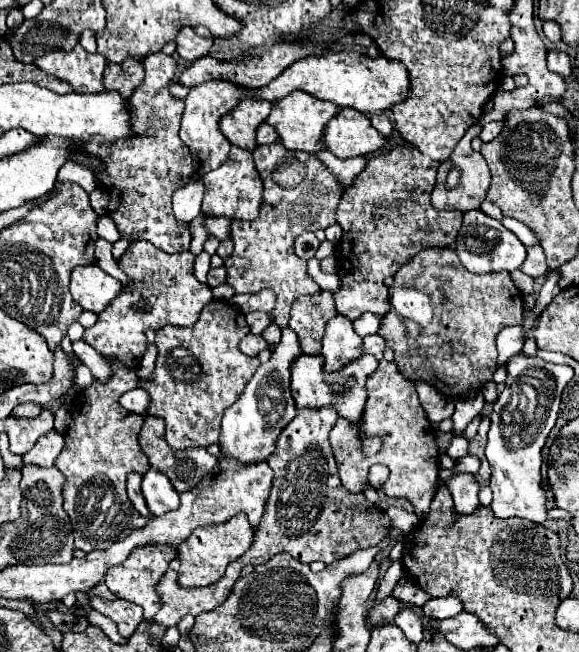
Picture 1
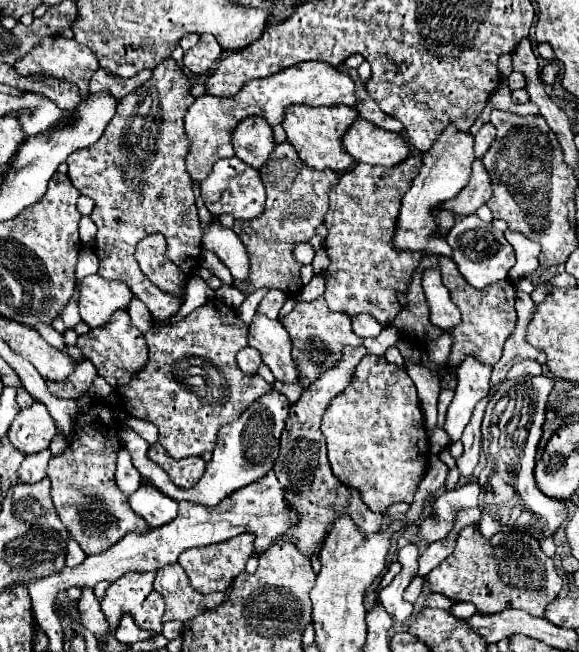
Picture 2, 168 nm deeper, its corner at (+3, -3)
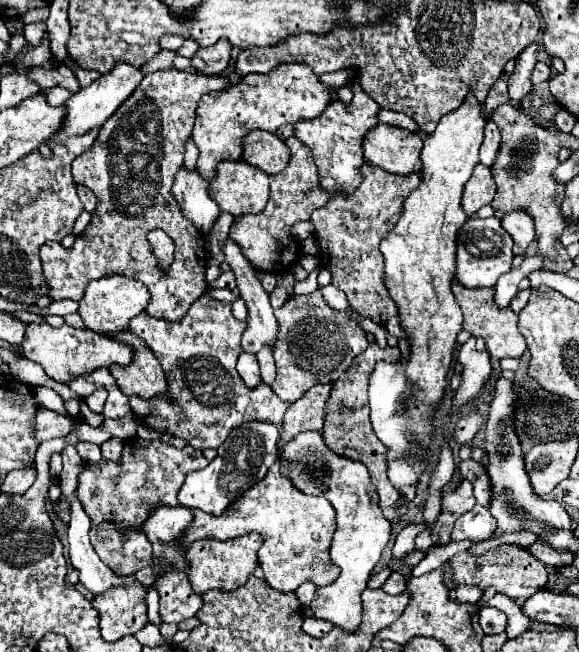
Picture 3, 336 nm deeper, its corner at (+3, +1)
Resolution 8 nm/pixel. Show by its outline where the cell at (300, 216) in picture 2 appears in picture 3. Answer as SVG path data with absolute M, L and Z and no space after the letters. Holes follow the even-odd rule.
M290 136L286 144L292 152L292 158L288 168L282 174L270 176L268 206L262 210L262 214L234 218L228 234L228 238L232 238L240 246L242 254L250 260L250 264L262 272L290 270L290 266L298 260L300 252L298 252L298 242L290 236L288 228L294 222L310 220L310 214L316 208L322 208L330 198L326 192L322 192L318 184L318 170L310 156L310 148L306 148L306 144L302 144L296 136Z

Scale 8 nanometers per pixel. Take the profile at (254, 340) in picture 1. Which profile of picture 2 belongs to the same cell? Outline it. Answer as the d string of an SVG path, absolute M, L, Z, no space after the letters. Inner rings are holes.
M248 346L238 352L236 360L238 360L238 366L240 366L244 372L248 372L248 374L254 374L254 372L258 370L258 364L262 362L260 356L258 356L258 352L254 352L254 348L248 348Z

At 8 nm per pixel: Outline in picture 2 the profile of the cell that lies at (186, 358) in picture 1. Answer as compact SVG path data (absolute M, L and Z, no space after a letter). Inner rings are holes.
M216 298L196 308L190 316L174 326L164 326L160 332L146 332L146 342L150 348L146 368L142 368L142 372L138 372L134 380L122 386L118 390L118 396L130 416L148 420L158 428L158 442L174 460L212 452L220 426L234 422L256 398L272 388L262 376L246 374L238 368L236 354L240 348L248 346L246 336L248 324L240 320L238 312L232 306Z

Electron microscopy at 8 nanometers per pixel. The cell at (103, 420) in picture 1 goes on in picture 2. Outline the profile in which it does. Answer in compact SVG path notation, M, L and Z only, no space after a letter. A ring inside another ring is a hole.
M96 400L76 416L72 444L66 446L62 454L52 456L48 464L52 502L58 510L58 518L88 556L108 550L128 532L148 530L148 524L130 508L126 494L118 490L114 480L118 448L122 448L118 432L120 424L114 420L112 408Z

